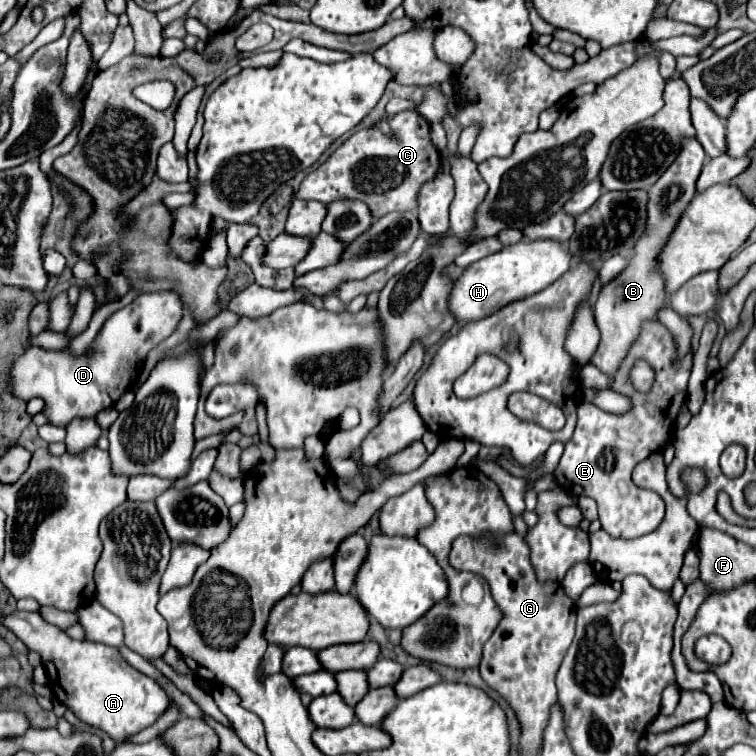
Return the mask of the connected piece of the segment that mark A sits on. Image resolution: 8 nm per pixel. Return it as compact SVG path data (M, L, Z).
M16 611L10 617L2 617L2 625L12 629L28 649L42 655L52 695L70 707L78 719L106 731L116 743L124 745L128 737L150 727L164 713L168 705L164 689L158 687L154 679L130 667L120 655L118 647L92 641L76 641L66 631L48 623L38 611Z

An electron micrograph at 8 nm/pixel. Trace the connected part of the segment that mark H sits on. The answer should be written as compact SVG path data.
M542 239L542 241L520 241L504 247L502 251L488 255L466 267L464 275L456 281L456 287L450 293L450 307L458 321L476 321L492 315L500 307L530 297L554 281L558 281L570 269L572 255L562 249L560 241Z

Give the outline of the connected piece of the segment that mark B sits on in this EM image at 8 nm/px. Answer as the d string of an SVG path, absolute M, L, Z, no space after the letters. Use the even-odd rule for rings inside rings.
M688 139L676 163L672 163L672 167L668 167L668 171L648 191L646 233L644 237L636 241L634 257L628 261L626 269L620 275L616 275L610 283L606 283L600 291L600 297L594 307L594 315L596 315L596 325L600 329L602 339L600 339L596 355L592 357L592 363L610 377L618 373L620 363L624 361L632 343L640 335L642 323L658 321L660 309L666 307L668 293L666 293L666 281L660 273L660 251L664 249L670 235L674 233L684 209L696 197L696 181L700 177L704 159L706 159L706 153L700 147L700 143L696 139Z

